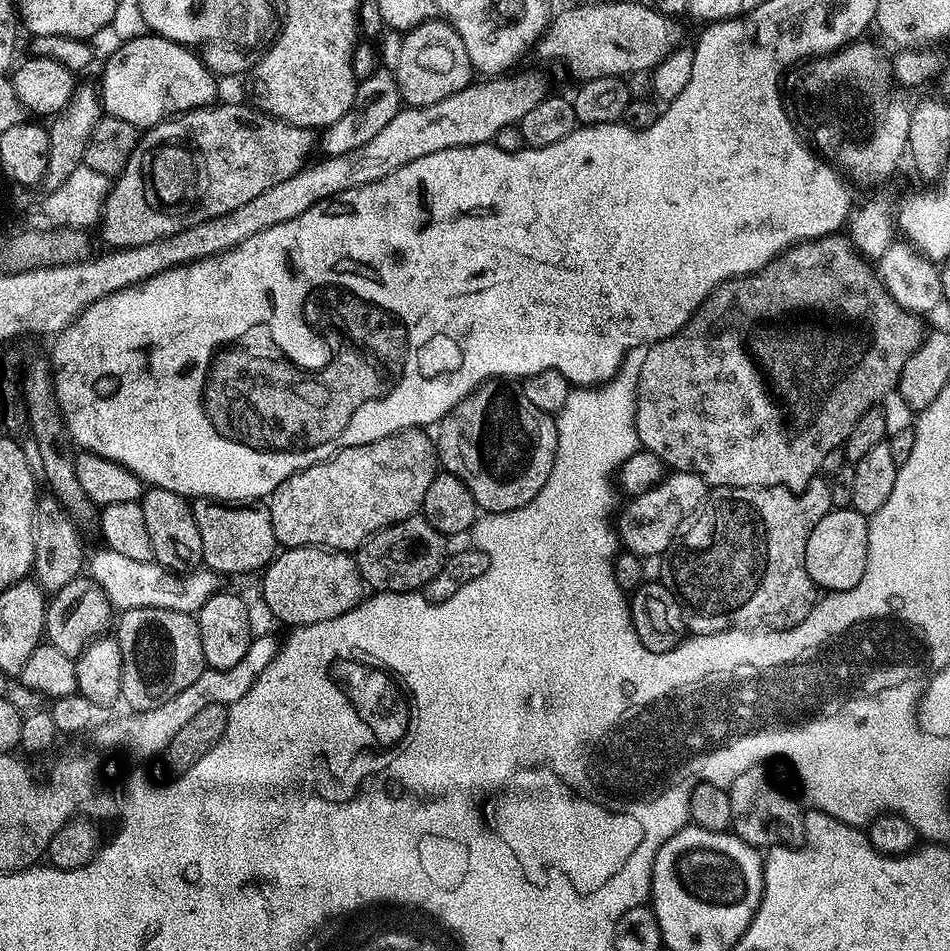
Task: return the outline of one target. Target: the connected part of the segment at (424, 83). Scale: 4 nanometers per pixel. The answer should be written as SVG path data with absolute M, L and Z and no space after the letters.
M433 18L425 20L416 28L403 33L400 53L396 56L396 81L399 83L401 99L414 108L425 108L449 97L470 85L474 69L470 54L466 54L466 42L455 32L447 20Z

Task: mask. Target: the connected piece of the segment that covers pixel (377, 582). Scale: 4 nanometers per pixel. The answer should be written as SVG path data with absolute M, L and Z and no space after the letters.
M423 515L408 516L381 532L374 532L355 549L356 565L365 585L376 592L414 592L438 574L449 555L449 541Z

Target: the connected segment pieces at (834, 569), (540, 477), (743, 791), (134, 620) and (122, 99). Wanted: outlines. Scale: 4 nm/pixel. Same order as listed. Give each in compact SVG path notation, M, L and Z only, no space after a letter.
M853 507L833 508L810 530L810 538L806 538L806 570L817 589L825 593L845 592L862 582L862 574L866 574L868 521L869 517Z
M485 382L472 395L454 406L438 422L440 433L435 433L434 443L438 464L443 471L459 478L472 492L477 509L485 513L509 512L526 506L546 486L554 466L558 434L555 419L538 410L526 399L523 387L512 382Z
M764 764L750 766L734 777L728 797L732 811L731 831L757 850L769 848L799 848L805 843L805 809L788 793L788 788Z
M126 609L119 613L115 624L114 635L122 650L120 695L123 703L132 707L133 713L170 702L170 698L182 694L182 690L204 672L202 638L195 615L179 613L178 610Z
M145 34L134 38L133 40L123 41L119 45L120 52L116 52L108 61L104 64L104 77L101 78L100 84L98 83L98 95L102 101L102 108L107 115L113 116L114 118L122 118L126 122L130 122L137 130L147 130L155 126L155 124L160 124L162 121L167 120L174 116L179 116L182 112L193 112L196 108L206 108L209 107L217 99L216 95L216 81L217 77L213 75L211 69L204 64L203 59L199 55L192 53L191 47L176 44L173 40L167 40L161 36L155 34Z

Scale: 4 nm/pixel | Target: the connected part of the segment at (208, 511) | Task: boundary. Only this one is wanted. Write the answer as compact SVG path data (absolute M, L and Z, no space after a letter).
M196 498L191 501L192 513L194 514L194 522L198 522L198 534L202 534L202 554L204 555L204 564L207 565L212 572L221 574L225 572L228 576L240 576L243 572L256 572L266 569L278 552L278 545L276 542L276 535L274 534L274 522L272 515L268 509L268 504L263 499L258 500L221 500L213 502L207 498Z

